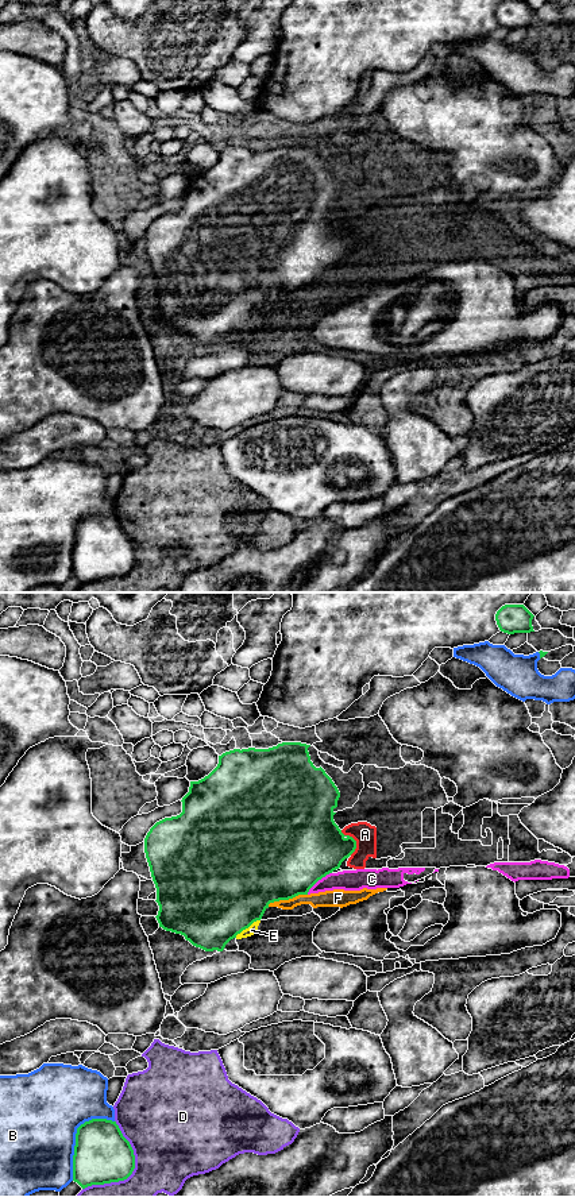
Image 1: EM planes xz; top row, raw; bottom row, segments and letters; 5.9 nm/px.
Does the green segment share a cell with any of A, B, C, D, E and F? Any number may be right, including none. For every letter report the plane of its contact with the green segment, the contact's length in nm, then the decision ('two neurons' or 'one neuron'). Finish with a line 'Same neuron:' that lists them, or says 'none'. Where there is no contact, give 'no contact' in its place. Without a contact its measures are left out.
A: xz | 170 nm | two neurons
B: xz | 440 nm | two neurons
C: xz | 200 nm | two neurons
D: xz | 460 nm | two neurons
E: xz | 190 nm | two neurons
F: xz | 260 nm | two neurons
Same neuron: none

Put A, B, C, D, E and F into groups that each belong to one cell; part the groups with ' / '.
A C E F / B / D

